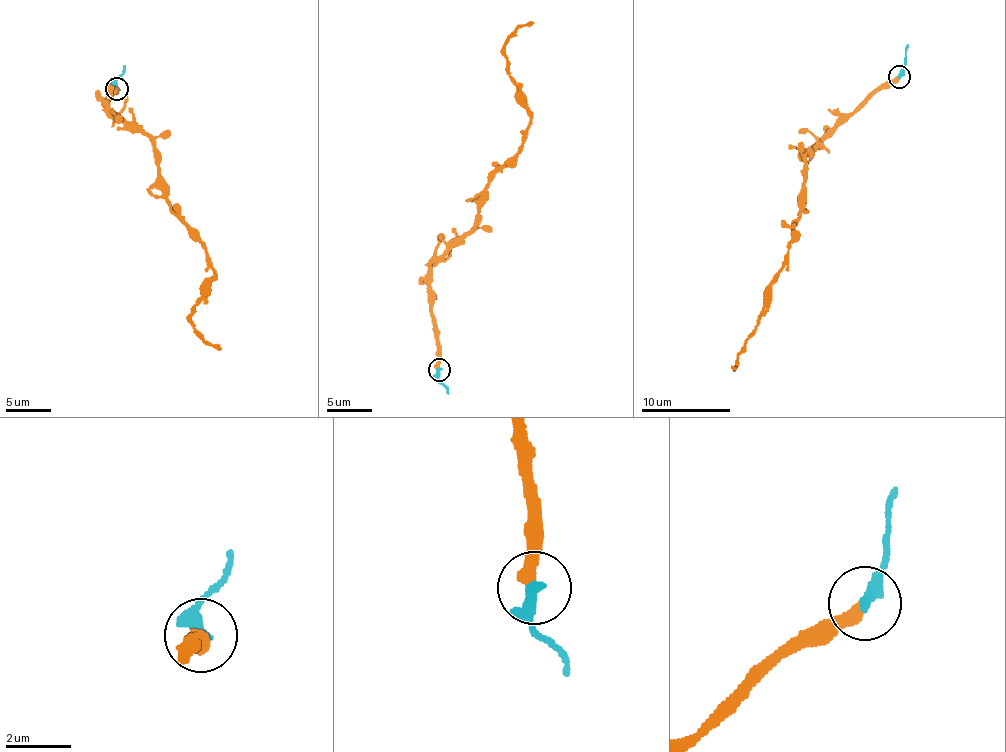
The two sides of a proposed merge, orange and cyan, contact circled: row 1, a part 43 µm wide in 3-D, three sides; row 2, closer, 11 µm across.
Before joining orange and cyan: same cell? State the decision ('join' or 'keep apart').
keep apart

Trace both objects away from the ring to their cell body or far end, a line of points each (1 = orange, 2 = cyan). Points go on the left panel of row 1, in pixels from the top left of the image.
1: (116, 87), (108, 110), (150, 138), (157, 187), (214, 270), (190, 322), (194, 333), (221, 349)
2: (116, 88), (116, 77), (125, 66)

